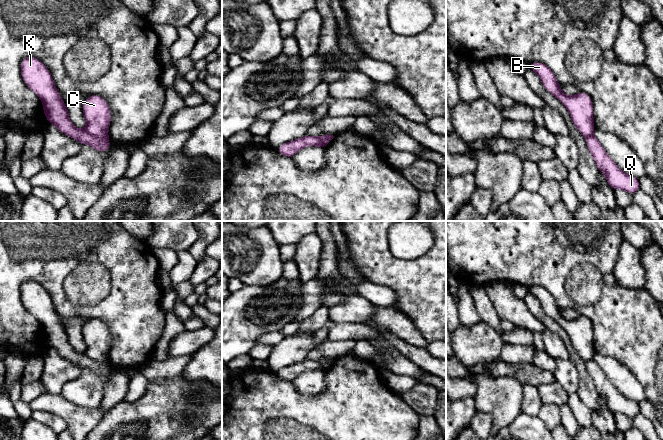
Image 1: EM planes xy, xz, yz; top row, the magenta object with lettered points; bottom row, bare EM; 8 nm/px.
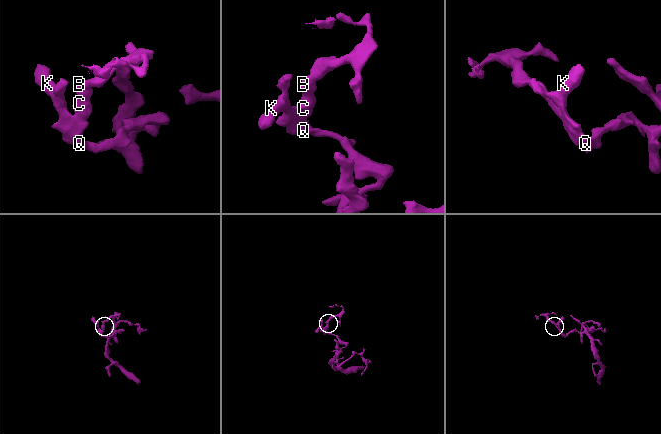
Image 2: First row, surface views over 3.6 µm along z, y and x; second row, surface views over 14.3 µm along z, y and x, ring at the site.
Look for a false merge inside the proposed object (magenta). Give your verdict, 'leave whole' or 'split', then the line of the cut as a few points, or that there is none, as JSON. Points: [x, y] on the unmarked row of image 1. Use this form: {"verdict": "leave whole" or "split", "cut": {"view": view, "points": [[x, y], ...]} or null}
{"verdict": "split", "cut": {"view": "xy", "points": [[84, 354], [96, 361], [107, 363]]}}

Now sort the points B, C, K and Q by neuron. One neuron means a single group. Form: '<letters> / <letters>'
B C / K Q

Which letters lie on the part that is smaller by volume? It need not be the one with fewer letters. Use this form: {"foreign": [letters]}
{"foreign": ["B", "C"]}

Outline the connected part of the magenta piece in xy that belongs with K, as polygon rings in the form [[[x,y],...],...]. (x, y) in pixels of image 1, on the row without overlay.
[[[33,280],[22,283],[21,301],[41,323],[44,339],[50,348],[63,358],[76,363],[81,369],[89,368],[99,376],[109,375],[109,363],[96,362],[85,354],[79,354],[69,344],[66,328],[58,317],[48,292],[40,284]]]

